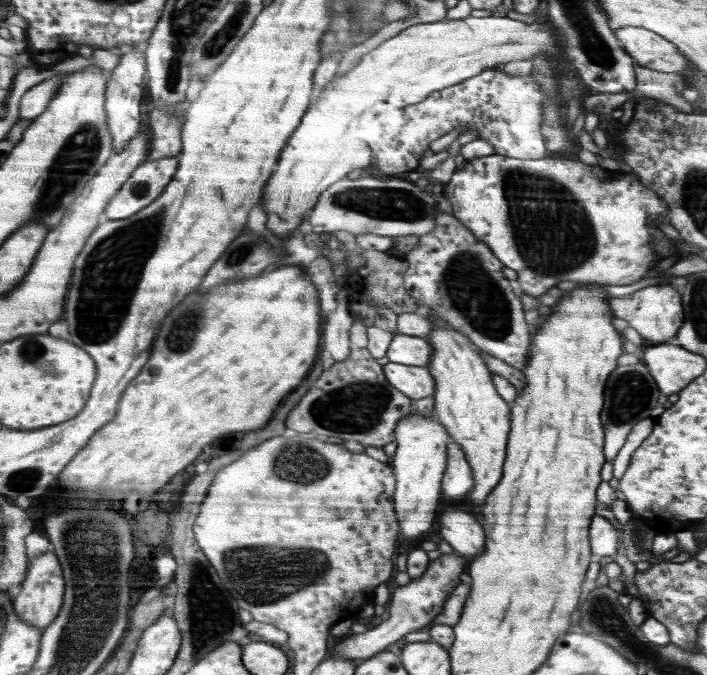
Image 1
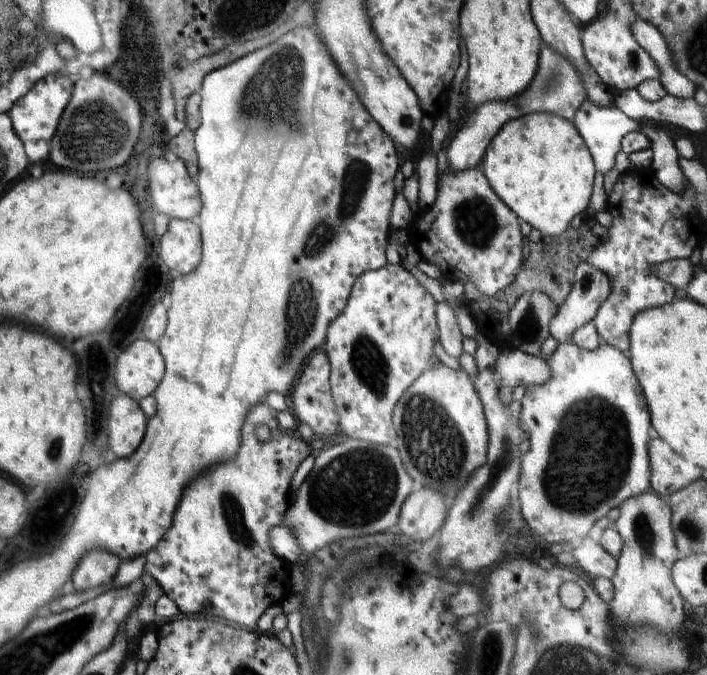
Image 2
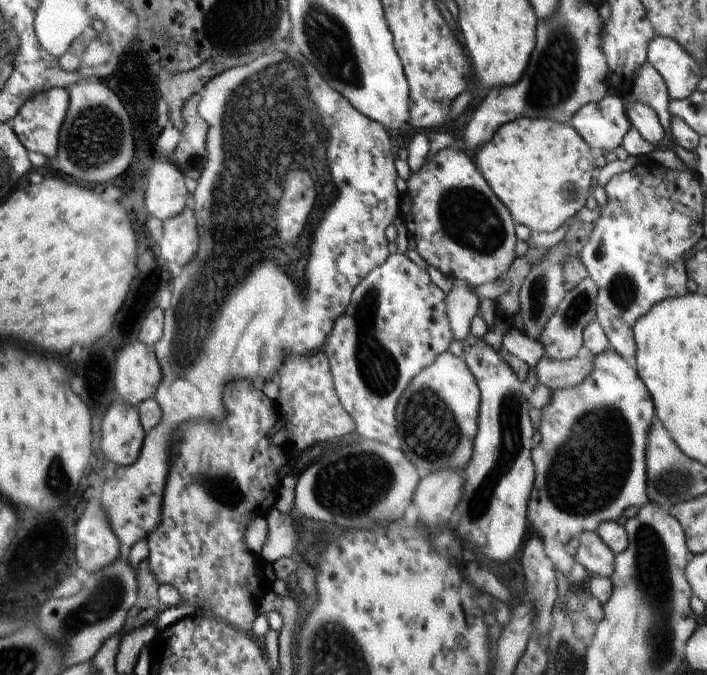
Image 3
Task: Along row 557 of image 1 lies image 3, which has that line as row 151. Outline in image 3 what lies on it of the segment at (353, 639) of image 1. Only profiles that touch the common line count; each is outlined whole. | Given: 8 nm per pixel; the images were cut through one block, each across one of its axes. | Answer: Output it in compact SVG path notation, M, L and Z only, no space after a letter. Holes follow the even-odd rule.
M446 147L425 162L418 172L410 171L406 184L406 195L411 196L412 205L408 211L409 217L402 218L402 224L406 226L411 238L414 238L416 250L428 265L442 272L442 276L447 276L454 282L465 281L472 288L486 282L495 282L508 272L516 258L516 224L506 205L502 204L482 173L478 172L471 154L458 147Z

